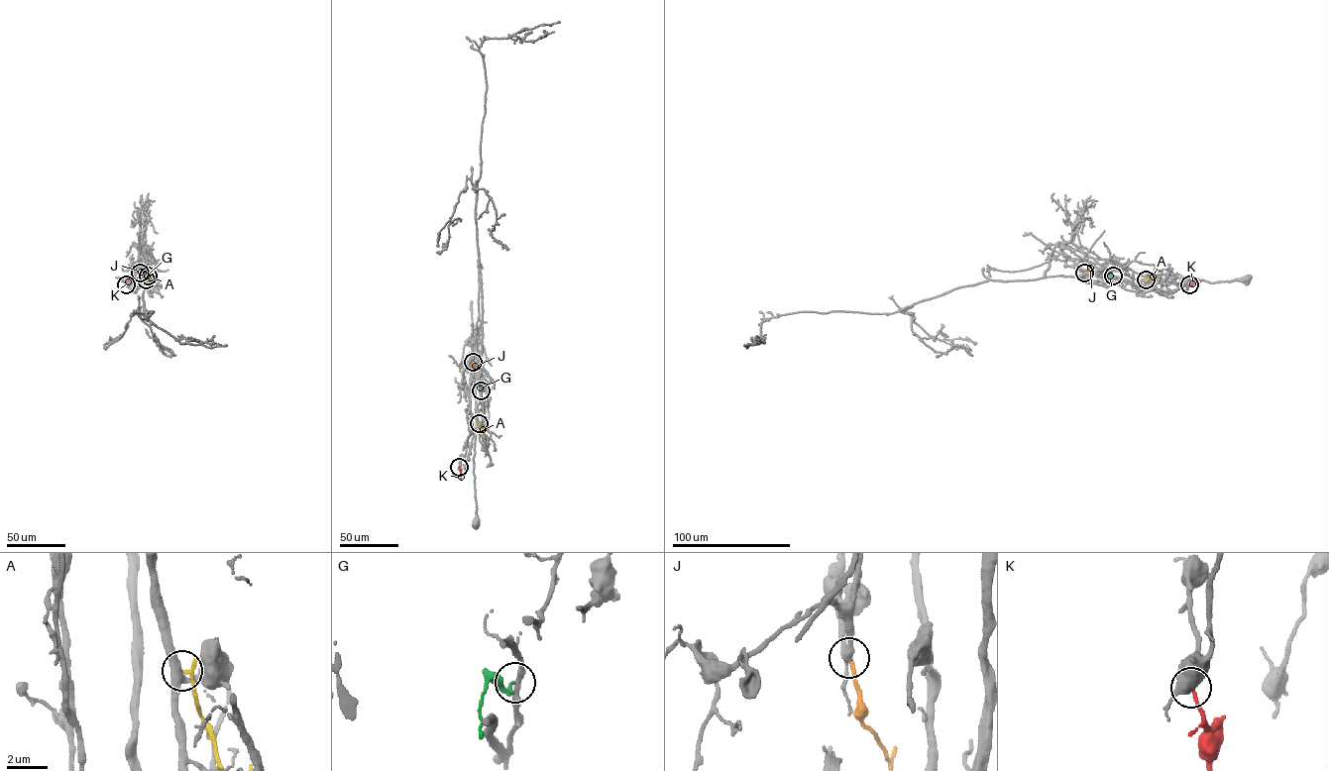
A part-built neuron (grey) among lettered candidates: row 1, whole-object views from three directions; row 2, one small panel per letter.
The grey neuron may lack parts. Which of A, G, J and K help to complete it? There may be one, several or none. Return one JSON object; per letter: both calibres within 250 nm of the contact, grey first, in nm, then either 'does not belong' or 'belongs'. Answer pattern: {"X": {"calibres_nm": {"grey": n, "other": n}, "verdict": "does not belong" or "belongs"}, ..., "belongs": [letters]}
{"A": {"calibres_nm": {"grey": 400, "other": 200}, "verdict": "does not belong"}, "G": {"calibres_nm": {"grey": 280, "other": 150}, "verdict": "does not belong"}, "J": {"calibres_nm": {"grey": 280, "other": 180}, "verdict": "does not belong"}, "K": {"calibres_nm": {"grey": 600, "other": 140}, "verdict": "belongs"}, "belongs": ["K"]}

